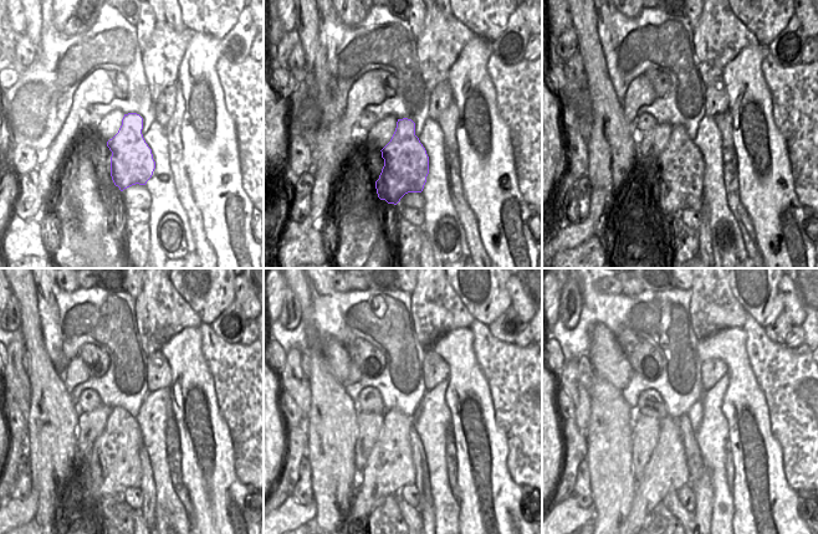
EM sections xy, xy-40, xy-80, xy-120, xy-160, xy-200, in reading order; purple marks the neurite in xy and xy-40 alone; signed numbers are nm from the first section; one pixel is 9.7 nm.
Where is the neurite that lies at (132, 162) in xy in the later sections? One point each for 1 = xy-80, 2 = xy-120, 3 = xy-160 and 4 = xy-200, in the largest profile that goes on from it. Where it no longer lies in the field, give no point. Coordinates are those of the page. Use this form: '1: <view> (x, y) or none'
1: xy-80 (676, 184)
2: xy-120 (114, 466)
3: xy-160 (389, 467)
4: xy-200 (666, 470)

